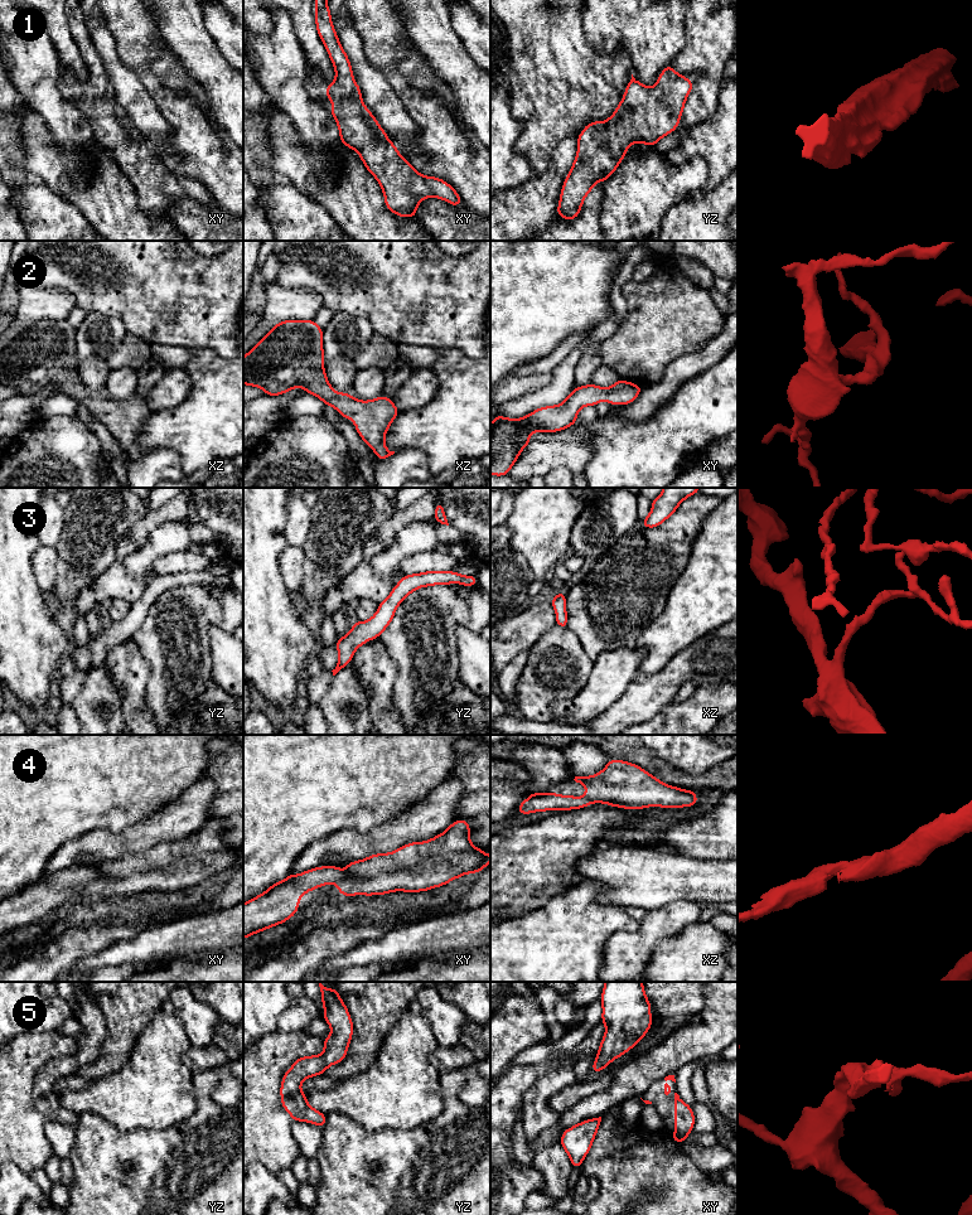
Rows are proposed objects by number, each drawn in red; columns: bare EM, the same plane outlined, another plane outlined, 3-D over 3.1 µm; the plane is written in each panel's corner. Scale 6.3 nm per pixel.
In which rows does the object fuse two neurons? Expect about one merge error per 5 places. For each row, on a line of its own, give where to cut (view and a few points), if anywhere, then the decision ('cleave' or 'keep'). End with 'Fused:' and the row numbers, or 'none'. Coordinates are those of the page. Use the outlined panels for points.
1: no cut; keep
2: no cut; keep
3: no cut; keep
4: no cut; keep
5: no cut; keep
Fused: none

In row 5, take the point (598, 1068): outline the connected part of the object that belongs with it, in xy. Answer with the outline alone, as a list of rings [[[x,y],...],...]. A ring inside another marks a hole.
[[[605,982],[600,1003],[606,1030],[591,1065],[595,1073],[635,1047],[652,1027],[651,1002],[642,982]]]

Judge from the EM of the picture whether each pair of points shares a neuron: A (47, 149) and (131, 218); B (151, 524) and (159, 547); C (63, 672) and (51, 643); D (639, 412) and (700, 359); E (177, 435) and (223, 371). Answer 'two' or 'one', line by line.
A: one
B: two
C: two
D: one
E: one

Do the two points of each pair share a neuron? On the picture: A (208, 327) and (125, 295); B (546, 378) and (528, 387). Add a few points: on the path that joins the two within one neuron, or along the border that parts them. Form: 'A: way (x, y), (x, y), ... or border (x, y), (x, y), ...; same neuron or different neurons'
A: way (188, 306), (179, 298), (172, 295), (145, 295); same neuron
B: way (542, 380), (532, 383); same neuron

